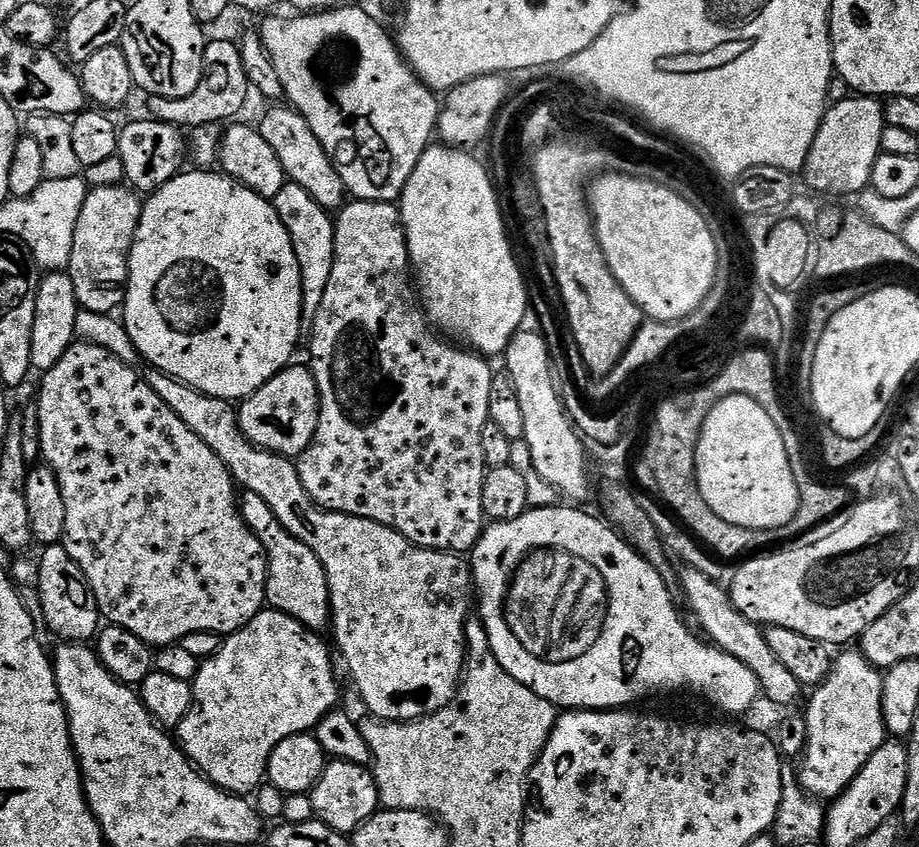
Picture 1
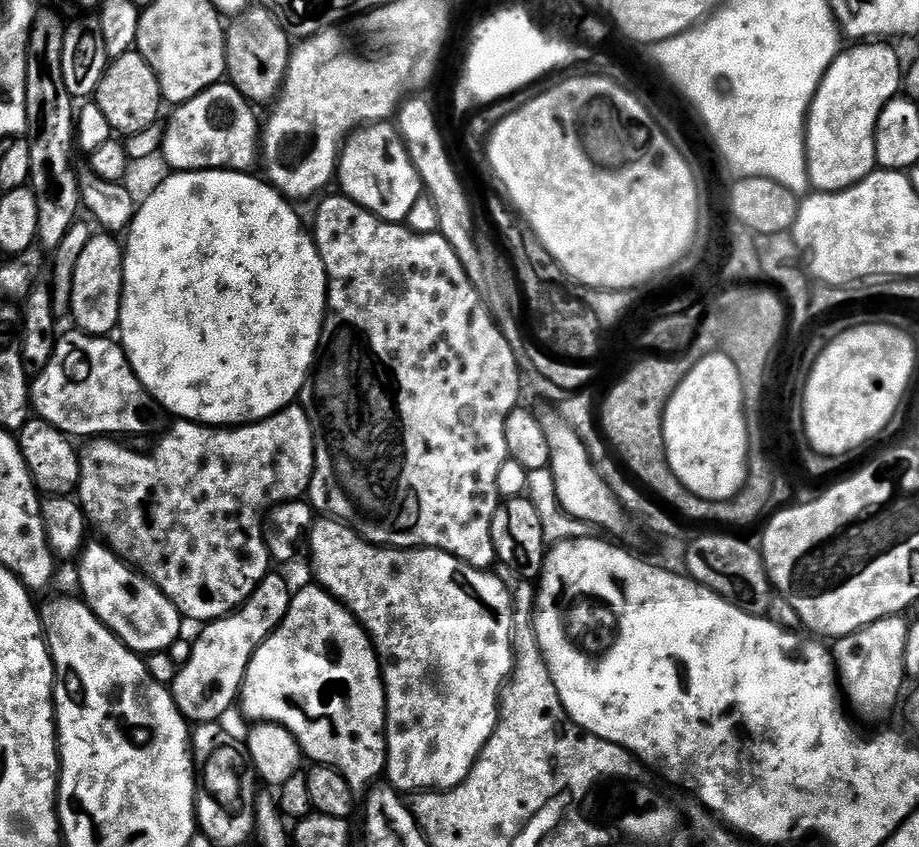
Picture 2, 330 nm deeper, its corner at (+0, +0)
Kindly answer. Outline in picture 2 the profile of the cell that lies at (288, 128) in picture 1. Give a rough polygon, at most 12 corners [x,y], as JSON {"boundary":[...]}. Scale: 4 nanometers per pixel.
{"boundary":[[259,6],[227,25],[227,79],[253,105],[279,97],[294,48]]}

